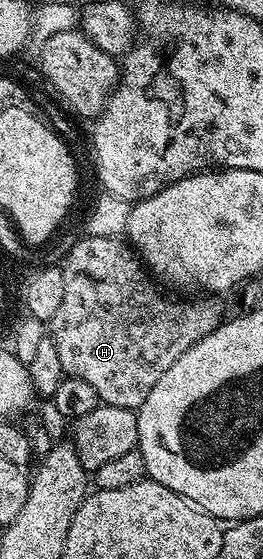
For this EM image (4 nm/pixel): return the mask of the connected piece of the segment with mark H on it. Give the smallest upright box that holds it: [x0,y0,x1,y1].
[50,237,226,411]

